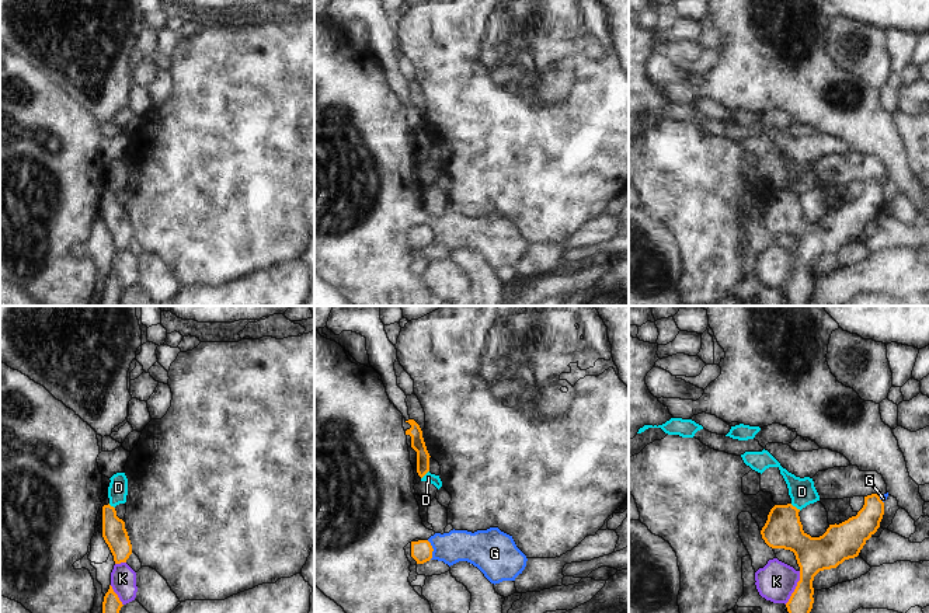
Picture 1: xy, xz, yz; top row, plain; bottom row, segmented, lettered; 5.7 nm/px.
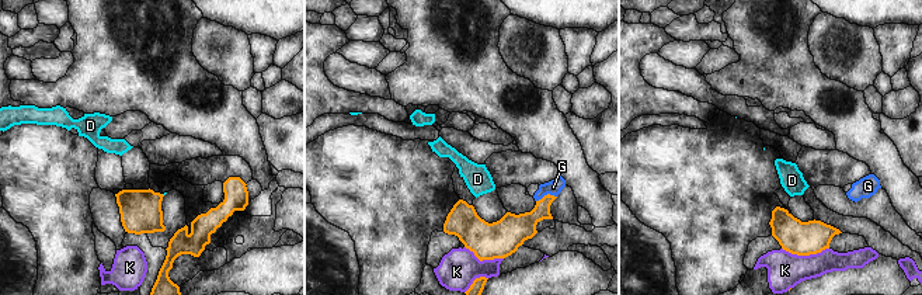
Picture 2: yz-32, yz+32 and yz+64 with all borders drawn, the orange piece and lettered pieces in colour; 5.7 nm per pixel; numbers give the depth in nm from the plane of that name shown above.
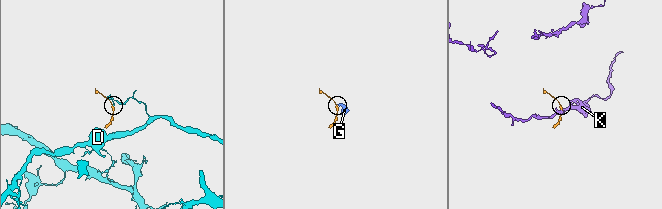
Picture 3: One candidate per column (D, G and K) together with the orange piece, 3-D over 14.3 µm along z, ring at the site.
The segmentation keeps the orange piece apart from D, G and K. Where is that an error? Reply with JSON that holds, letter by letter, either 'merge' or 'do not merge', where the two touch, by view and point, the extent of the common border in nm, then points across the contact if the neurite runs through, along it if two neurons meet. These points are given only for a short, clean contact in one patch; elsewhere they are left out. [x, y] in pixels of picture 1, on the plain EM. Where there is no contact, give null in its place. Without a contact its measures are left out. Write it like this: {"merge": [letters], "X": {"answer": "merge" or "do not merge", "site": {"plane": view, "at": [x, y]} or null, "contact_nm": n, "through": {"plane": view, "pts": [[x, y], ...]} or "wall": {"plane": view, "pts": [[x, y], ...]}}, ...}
{"merge": [], "D": {"answer": "do not merge", "site": {"plane": "yz", "at": [794, 192]}, "contact_nm": 70, "wall": {"plane": "yz", "pts": [[790, 190], [800, 195]]}}, "G": {"answer": "do not merge", "site": {"plane": "xz", "at": [432, 236]}, "contact_nm": 110, "wall": {"plane": "xz", "pts": [[427, 226], [432, 234], [431, 244]]}}, "K": {"answer": "do not merge", "site": {"plane": "yz", "at": [796, 274]}, "contact_nm": 220, "wall": {"plane": "yz", "pts": [[800, 257], [800, 265], [785, 289]]}}}

